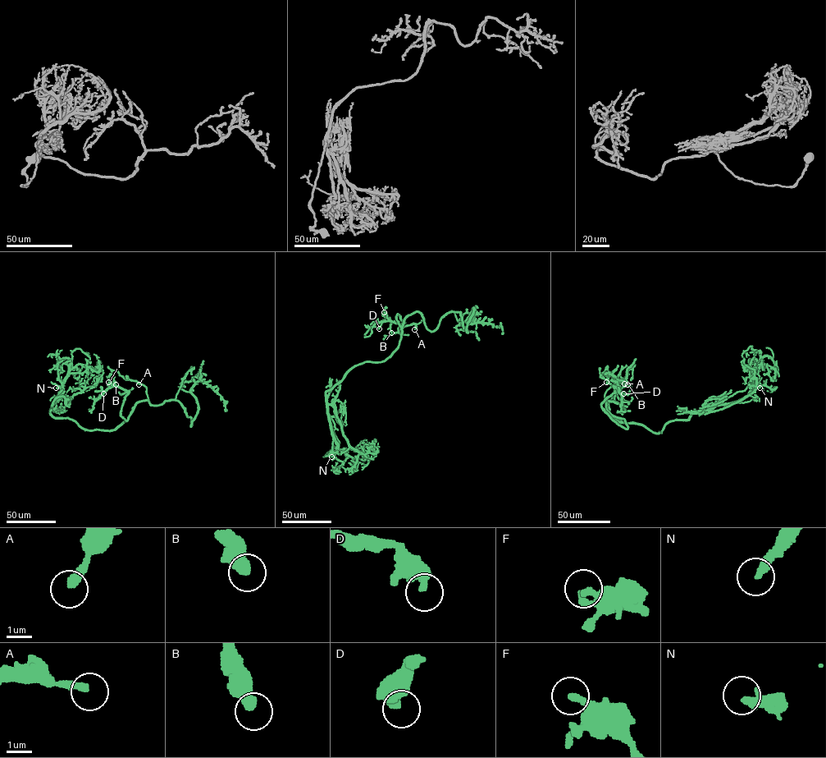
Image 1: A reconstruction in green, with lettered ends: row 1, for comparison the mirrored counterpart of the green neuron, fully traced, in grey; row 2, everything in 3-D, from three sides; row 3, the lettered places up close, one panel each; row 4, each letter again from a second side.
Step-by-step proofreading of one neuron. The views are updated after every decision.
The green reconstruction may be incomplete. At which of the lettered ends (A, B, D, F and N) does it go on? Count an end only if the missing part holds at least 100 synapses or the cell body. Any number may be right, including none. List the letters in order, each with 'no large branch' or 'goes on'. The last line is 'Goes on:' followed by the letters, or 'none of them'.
A: no large branch
B: no large branch
D: no large branch
F: no large branch
N: goes on
Goes on: N

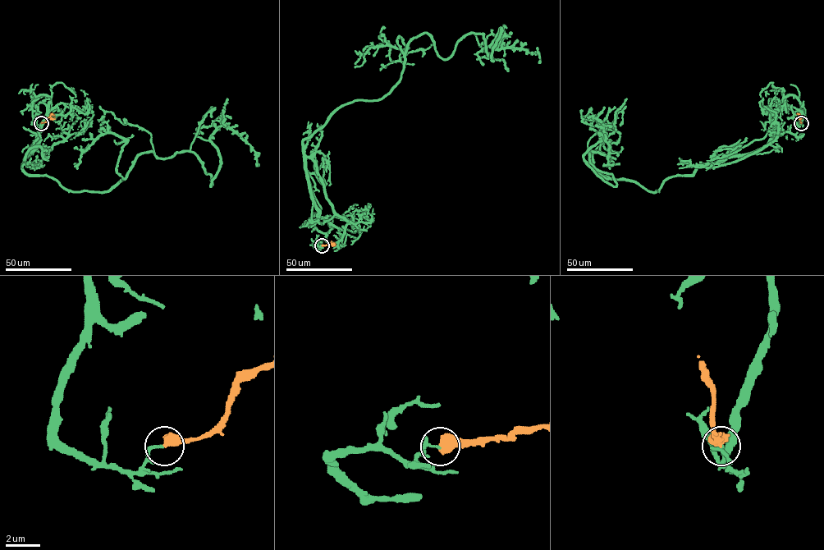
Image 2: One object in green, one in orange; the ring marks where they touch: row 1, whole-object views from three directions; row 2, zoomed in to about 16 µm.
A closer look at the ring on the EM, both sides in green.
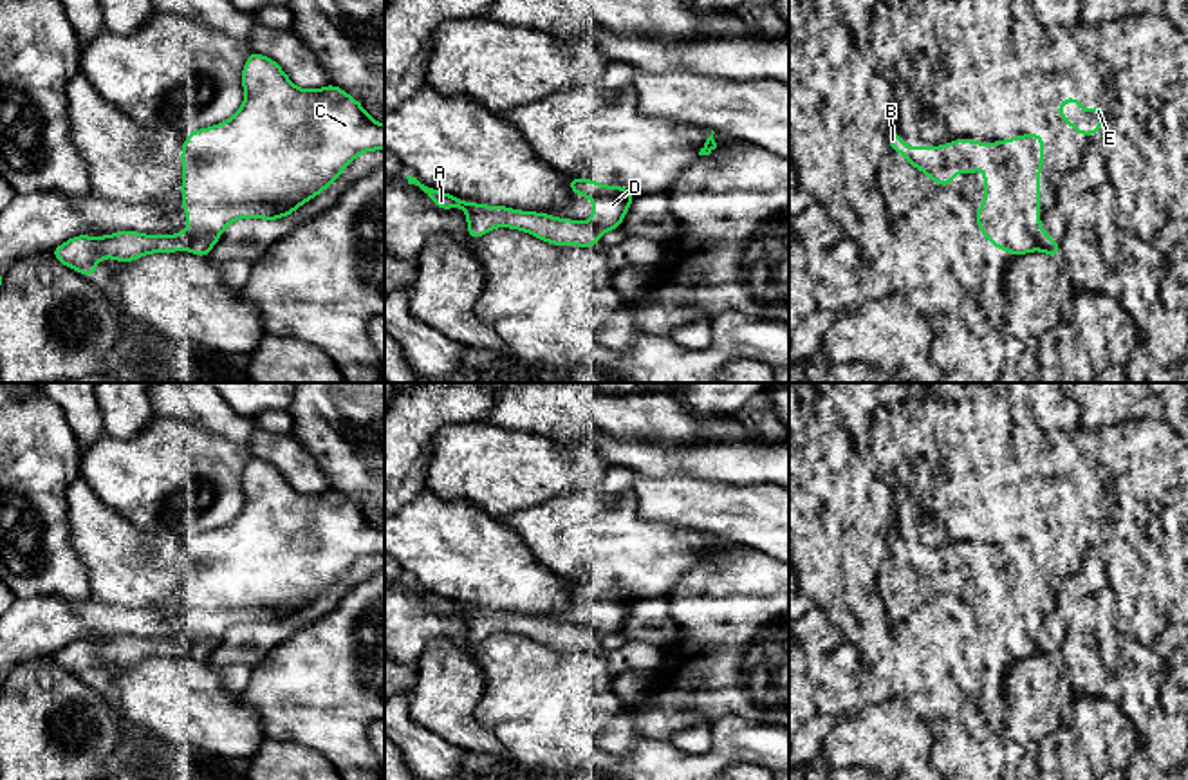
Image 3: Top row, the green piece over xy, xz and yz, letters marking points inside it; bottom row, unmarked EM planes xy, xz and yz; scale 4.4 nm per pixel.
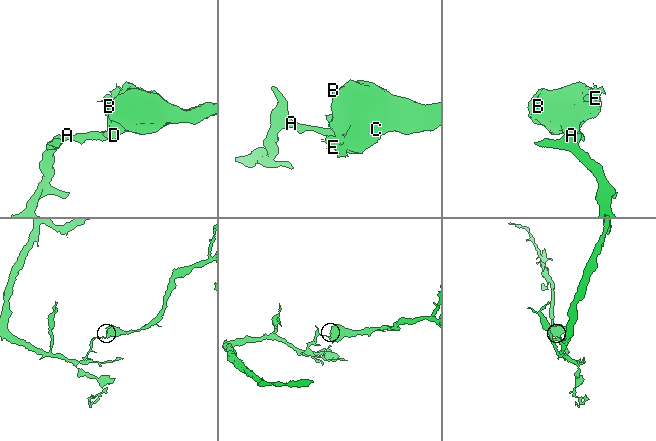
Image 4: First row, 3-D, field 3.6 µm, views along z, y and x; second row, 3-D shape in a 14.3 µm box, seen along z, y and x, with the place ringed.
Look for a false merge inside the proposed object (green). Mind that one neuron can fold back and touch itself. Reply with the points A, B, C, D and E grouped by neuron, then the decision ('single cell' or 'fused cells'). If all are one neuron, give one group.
groups A / B C D E; fused cells

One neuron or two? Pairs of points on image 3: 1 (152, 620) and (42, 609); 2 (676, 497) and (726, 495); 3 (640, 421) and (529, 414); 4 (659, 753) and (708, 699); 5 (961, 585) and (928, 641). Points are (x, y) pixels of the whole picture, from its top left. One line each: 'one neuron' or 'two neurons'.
1: one neuron
2: one neuron
3: one neuron
4: two neurons
5: two neurons

